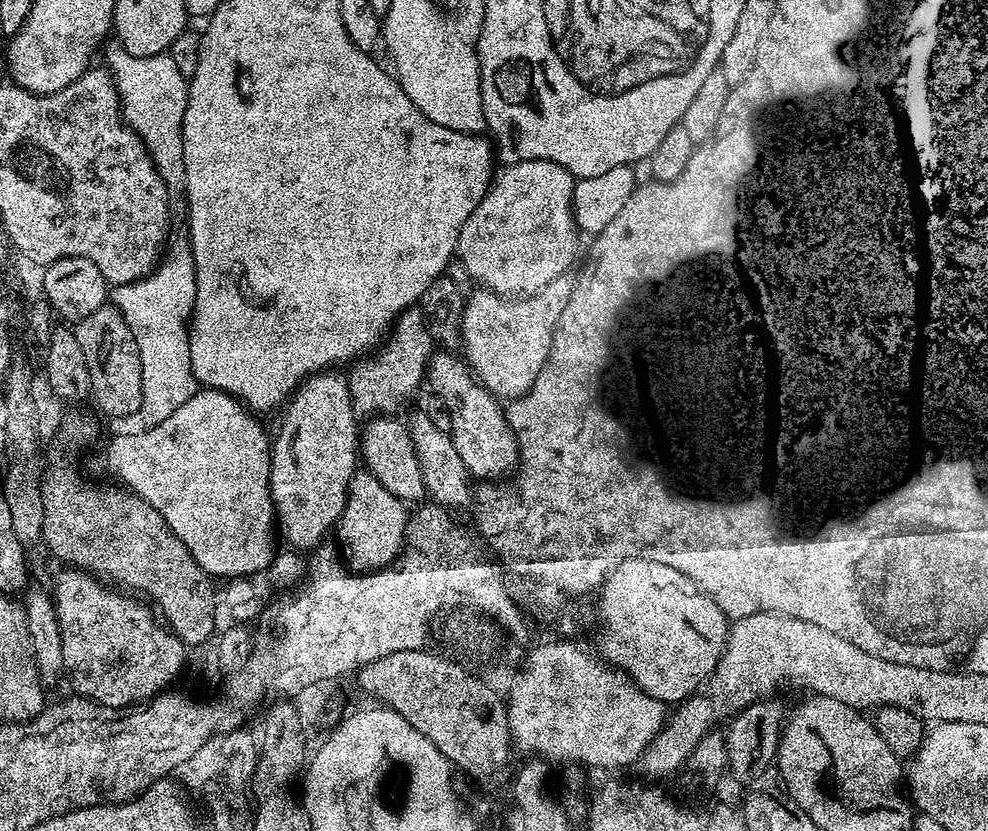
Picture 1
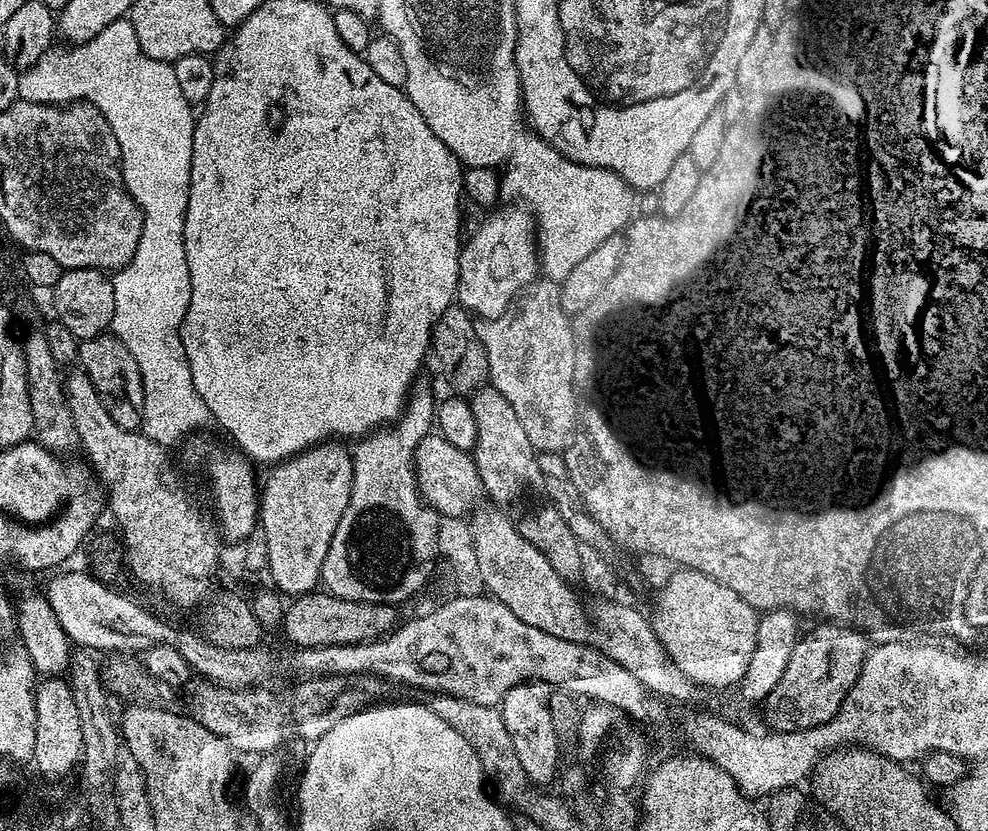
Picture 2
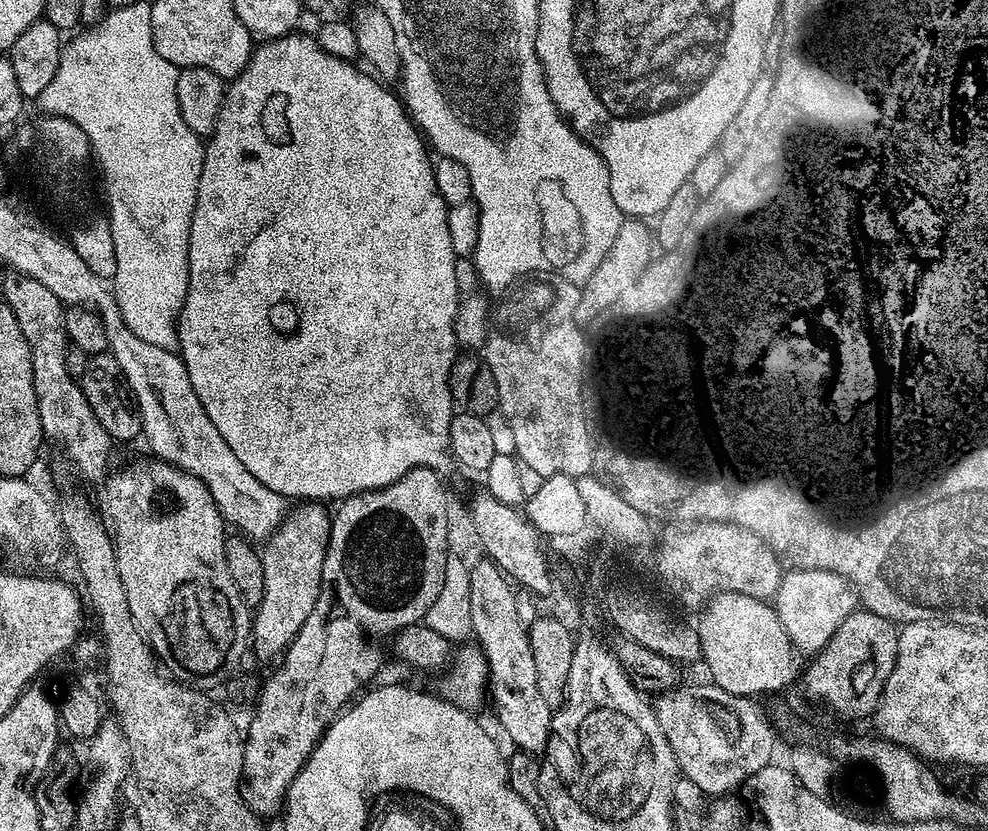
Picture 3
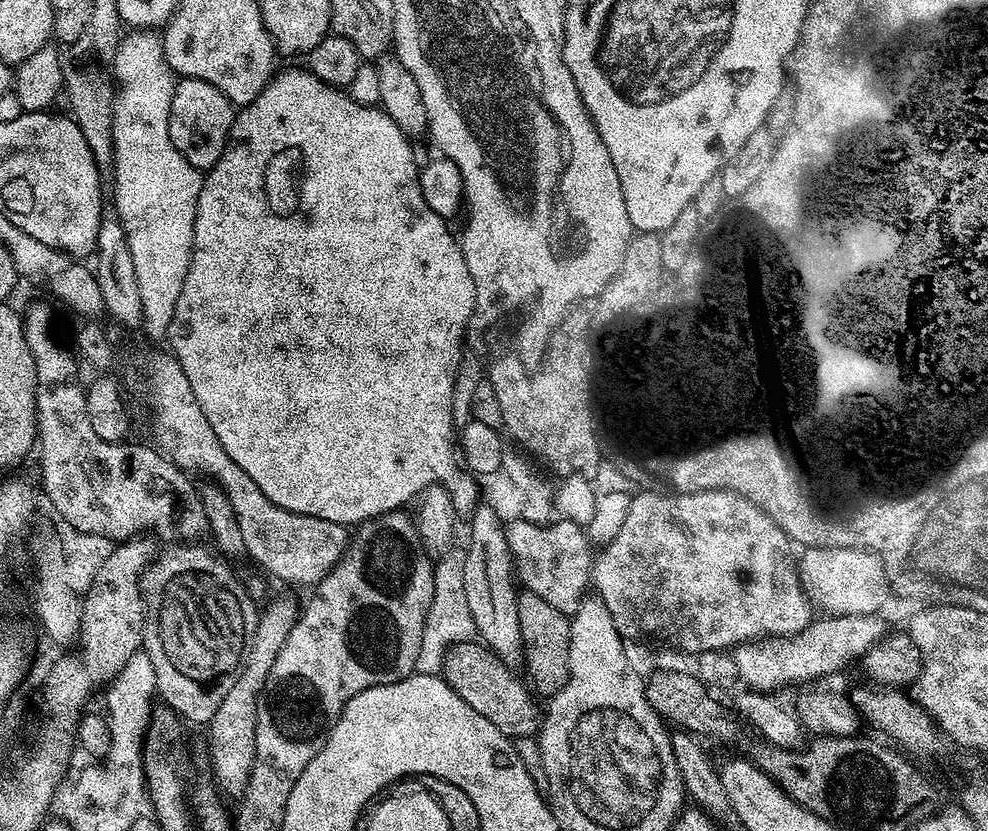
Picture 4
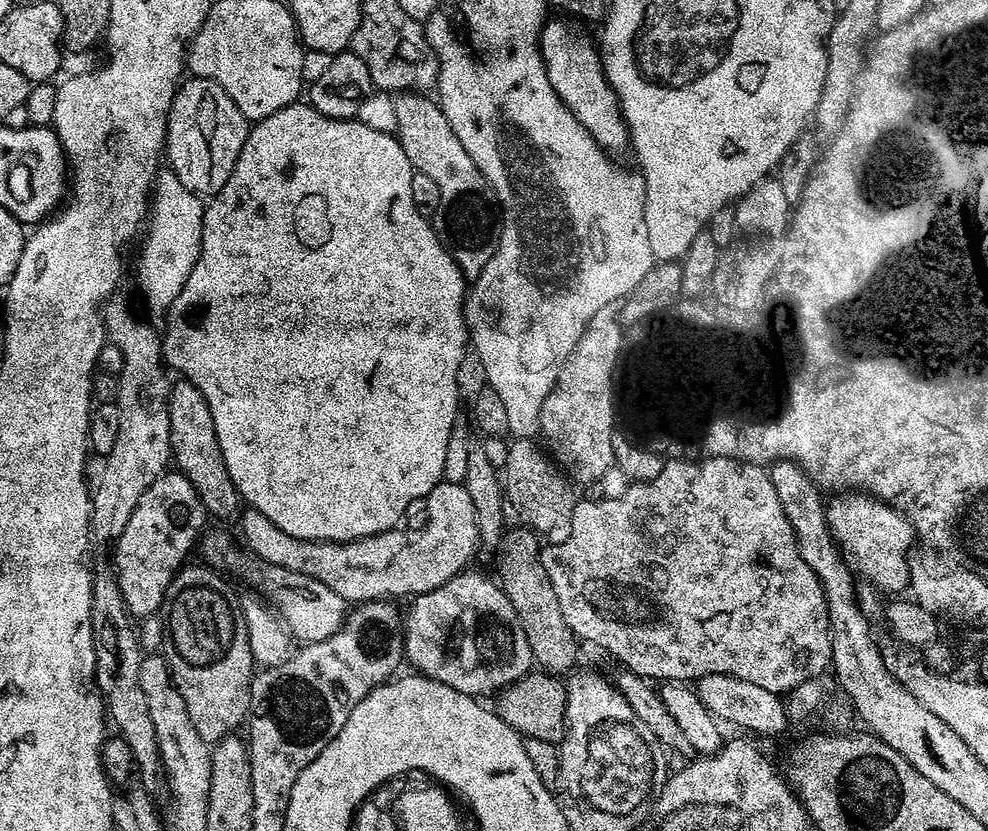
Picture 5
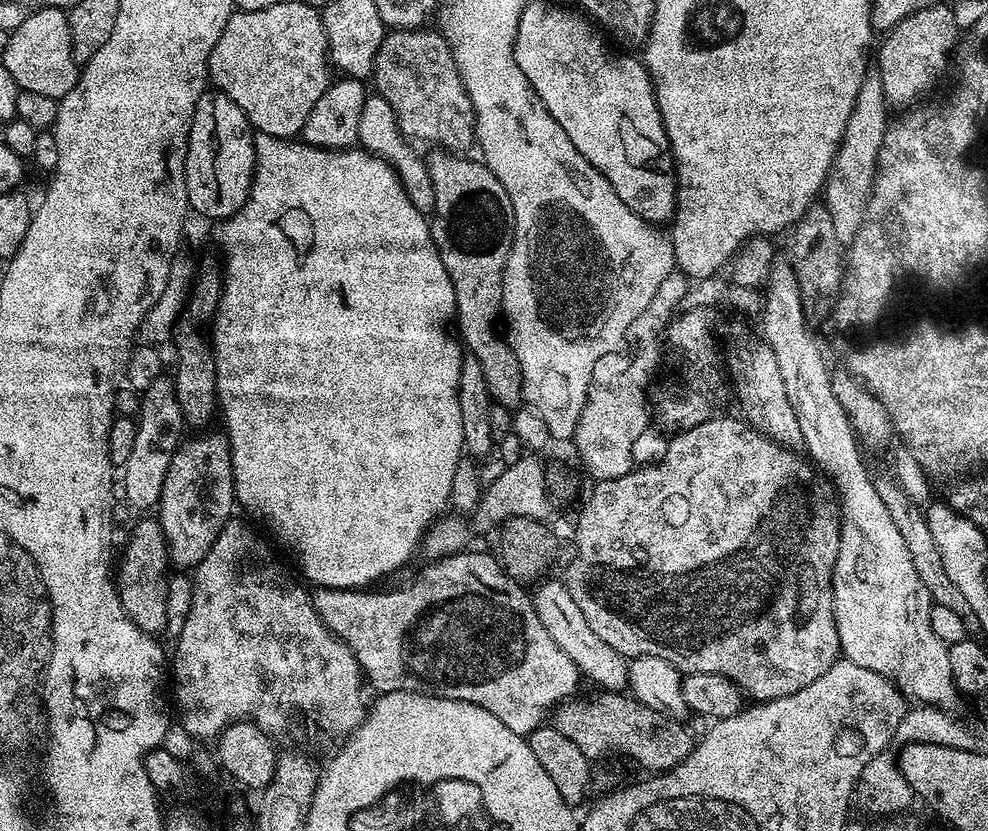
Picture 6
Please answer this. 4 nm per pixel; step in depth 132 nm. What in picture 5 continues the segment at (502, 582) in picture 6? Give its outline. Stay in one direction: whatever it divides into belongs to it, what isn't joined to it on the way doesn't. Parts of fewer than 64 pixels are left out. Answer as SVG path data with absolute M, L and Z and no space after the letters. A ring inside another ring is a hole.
M216 526L213 532L208 530L203 533L202 548L204 544L204 556L209 560L205 561L212 566L225 564L238 575L244 576L245 582L252 587L249 589L255 590L276 609L285 628L297 641L304 644L320 642L342 627L350 608L349 601L344 600L342 594L334 594L334 590L326 586L326 582L318 582L318 578L310 578L310 574L298 574L298 570L286 570L282 566L265 564L250 558L249 553L239 543L232 544L231 534L220 528L223 527ZM465 570L429 592L415 597L402 616L402 639L407 663L412 663L417 673L429 676L431 680L442 682L467 696L491 697L500 689L508 687L533 671L534 661L530 642L519 621L518 614L511 605L510 598L491 576Z

